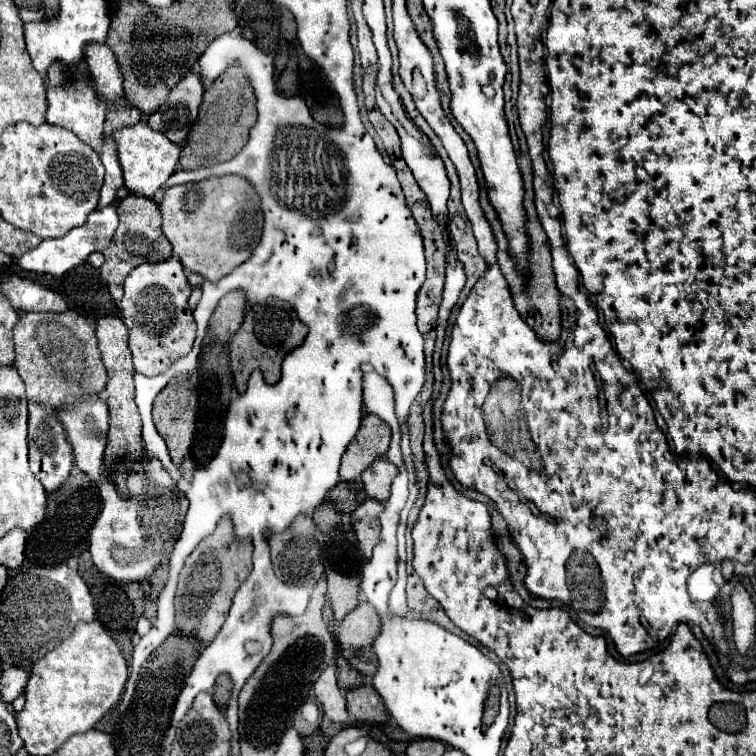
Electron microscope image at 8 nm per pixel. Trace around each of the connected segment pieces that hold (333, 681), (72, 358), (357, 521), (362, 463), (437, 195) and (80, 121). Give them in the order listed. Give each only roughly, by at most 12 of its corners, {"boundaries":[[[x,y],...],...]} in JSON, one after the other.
{"boundaries":[[[335,666],[313,686],[323,714],[347,722],[345,694],[337,686]],[[75,310],[23,312],[15,366],[31,402],[99,394],[95,328]],[[367,498],[351,514],[365,562],[379,544],[383,504]],[[363,416],[343,454],[341,480],[355,480],[387,452],[391,430]],[[403,140],[403,158],[409,164],[427,200],[447,200],[449,178],[439,156],[411,154]],[[91,80],[47,86],[47,124],[103,146],[107,106]]]}

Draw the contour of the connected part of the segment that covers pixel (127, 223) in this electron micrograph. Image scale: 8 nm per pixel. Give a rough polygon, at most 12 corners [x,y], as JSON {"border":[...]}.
{"border":[[125,196],[119,228],[103,250],[111,296],[143,262],[171,258],[155,200]]}

